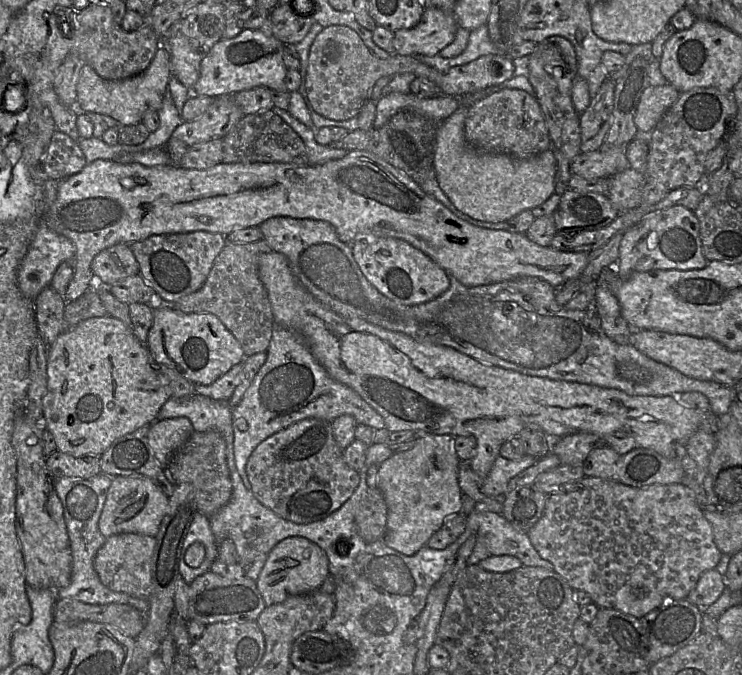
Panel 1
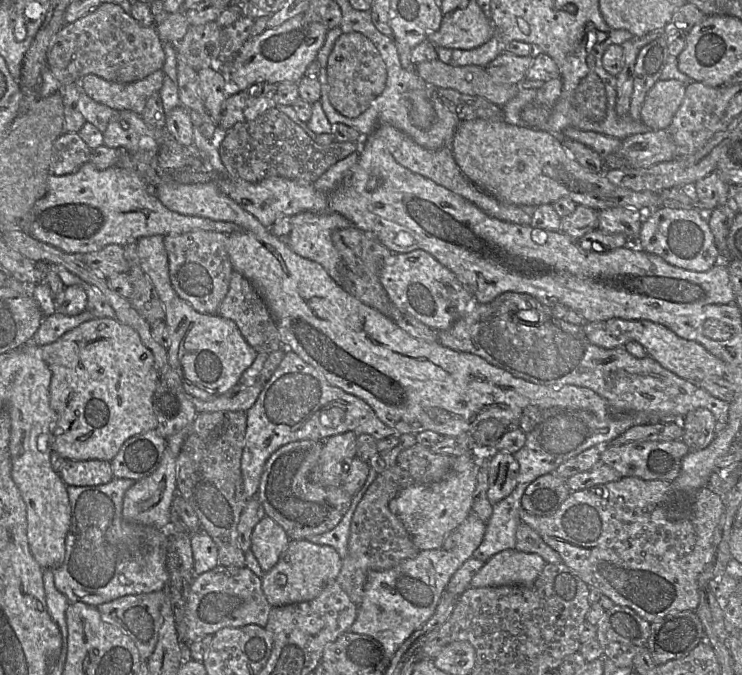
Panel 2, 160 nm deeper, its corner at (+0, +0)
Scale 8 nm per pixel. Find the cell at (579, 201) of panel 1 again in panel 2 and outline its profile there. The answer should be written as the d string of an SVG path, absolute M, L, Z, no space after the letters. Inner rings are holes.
M613 207L598 210L599 230L622 233L631 242L637 242L644 214L629 207Z

